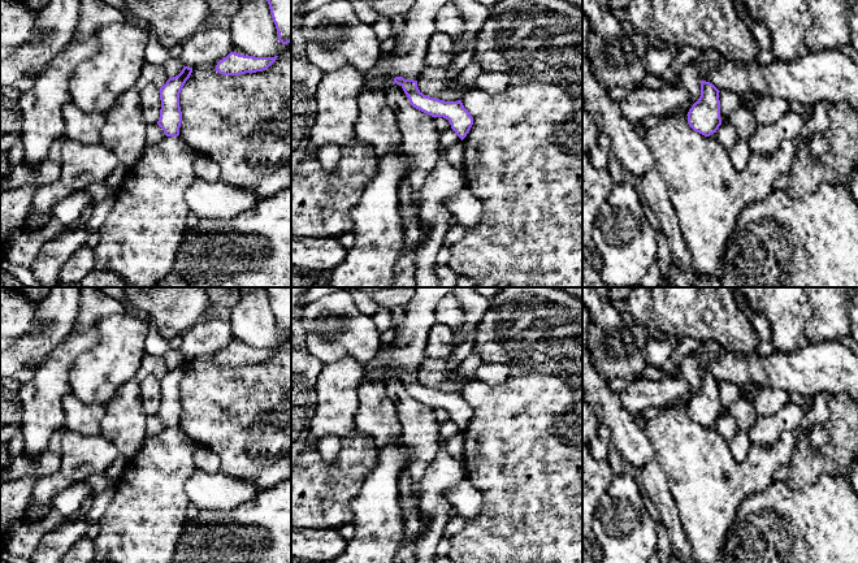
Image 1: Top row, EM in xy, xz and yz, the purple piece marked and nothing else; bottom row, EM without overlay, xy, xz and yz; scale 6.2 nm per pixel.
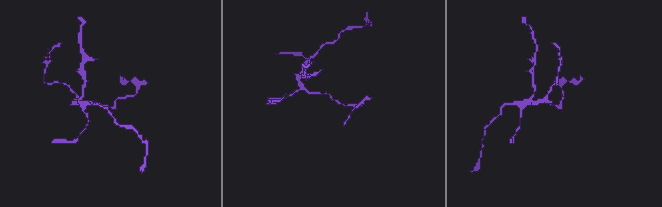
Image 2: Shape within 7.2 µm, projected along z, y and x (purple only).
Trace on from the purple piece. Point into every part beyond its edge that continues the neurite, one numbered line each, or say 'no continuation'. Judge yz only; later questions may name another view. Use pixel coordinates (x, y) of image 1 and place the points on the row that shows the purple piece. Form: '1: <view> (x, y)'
no continuation

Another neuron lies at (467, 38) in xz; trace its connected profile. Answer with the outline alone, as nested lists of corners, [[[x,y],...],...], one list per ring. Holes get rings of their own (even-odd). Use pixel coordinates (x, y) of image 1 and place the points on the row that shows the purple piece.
[[[452,0],[452,3],[460,10],[467,31],[462,38],[454,40],[452,60],[447,69],[451,69],[462,49],[467,44],[476,40],[477,33],[481,30],[482,25],[491,14],[490,8],[481,4],[478,0]]]

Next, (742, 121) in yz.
[[[744,107],[734,111],[729,116],[728,122],[734,127],[738,138],[744,140],[749,140],[758,126],[751,113]]]

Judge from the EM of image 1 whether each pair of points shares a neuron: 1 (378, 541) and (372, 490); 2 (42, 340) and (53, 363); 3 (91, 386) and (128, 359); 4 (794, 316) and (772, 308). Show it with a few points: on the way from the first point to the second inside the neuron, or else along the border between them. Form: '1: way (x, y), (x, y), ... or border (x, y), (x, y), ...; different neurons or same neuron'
1: way (378, 528), (377, 503); same neuron
2: border (70, 330), (33, 371); different neurons
3: way (99, 377), (118, 359); same neuron
4: way (789, 311), (787, 308), (778, 308); same neuron

